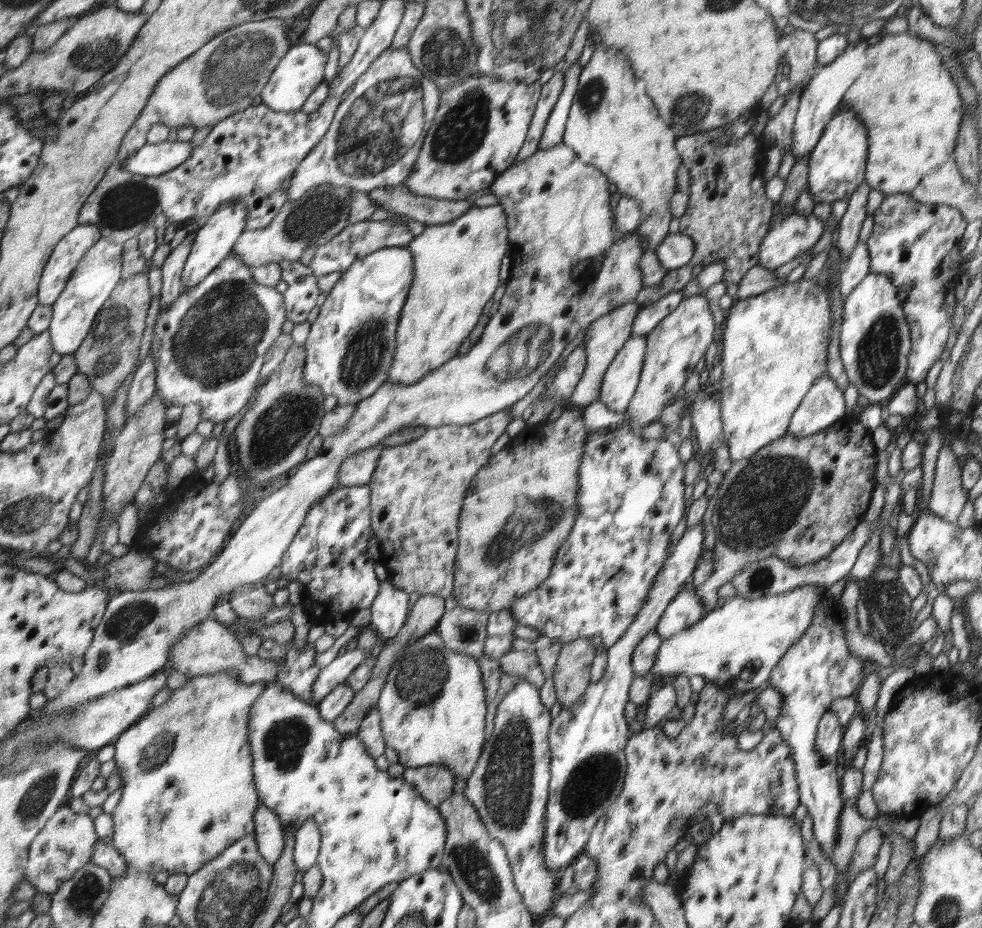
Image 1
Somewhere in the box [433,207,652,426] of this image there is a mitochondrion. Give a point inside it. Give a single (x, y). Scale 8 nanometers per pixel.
(516, 358)

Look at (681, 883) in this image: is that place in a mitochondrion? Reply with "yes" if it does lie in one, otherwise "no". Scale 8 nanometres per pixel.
no

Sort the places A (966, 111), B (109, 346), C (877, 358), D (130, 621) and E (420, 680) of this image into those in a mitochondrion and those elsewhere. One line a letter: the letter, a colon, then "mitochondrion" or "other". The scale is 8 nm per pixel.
A: other
B: mitochondrion
C: mitochondrion
D: mitochondrion
E: mitochondrion

